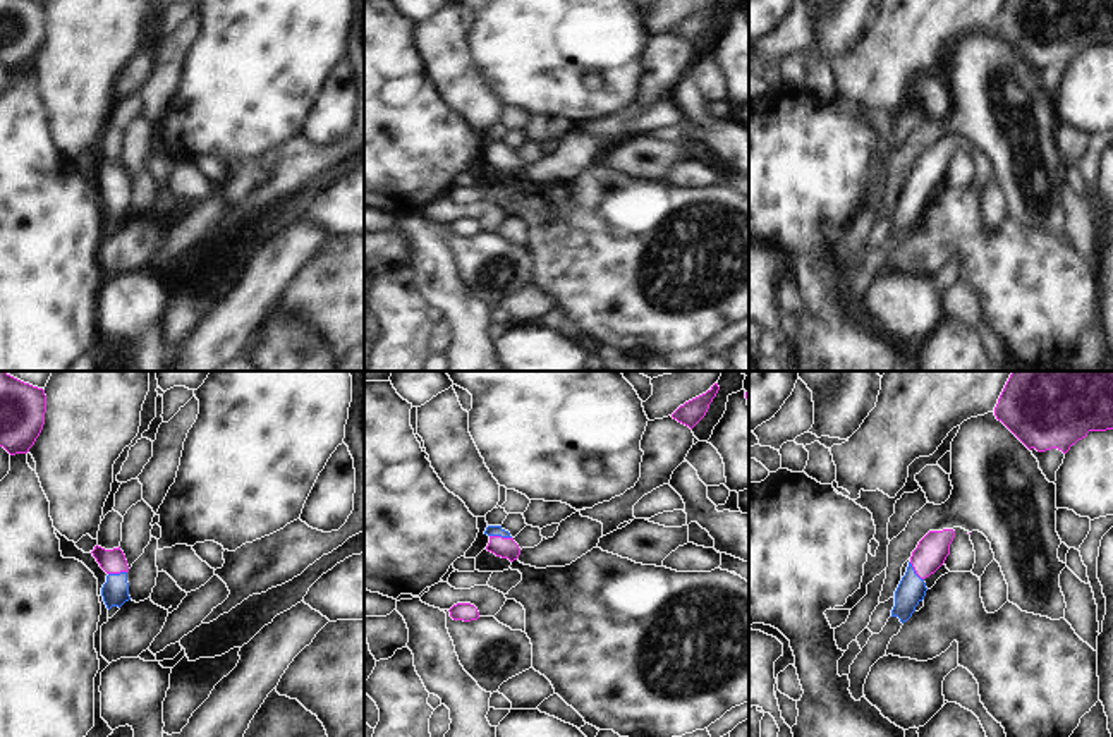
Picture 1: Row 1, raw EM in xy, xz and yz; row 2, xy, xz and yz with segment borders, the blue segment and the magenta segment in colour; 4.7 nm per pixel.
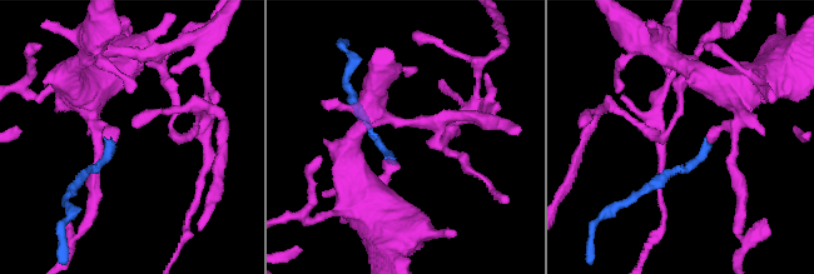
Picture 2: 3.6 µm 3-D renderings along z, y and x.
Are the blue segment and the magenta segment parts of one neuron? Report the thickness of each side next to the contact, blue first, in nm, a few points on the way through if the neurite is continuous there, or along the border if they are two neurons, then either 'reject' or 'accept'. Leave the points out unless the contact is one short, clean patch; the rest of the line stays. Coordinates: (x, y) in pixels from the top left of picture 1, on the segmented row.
calibres 50 and 100 nm; way xz (492, 529), (500, 535), (502, 547); accept

